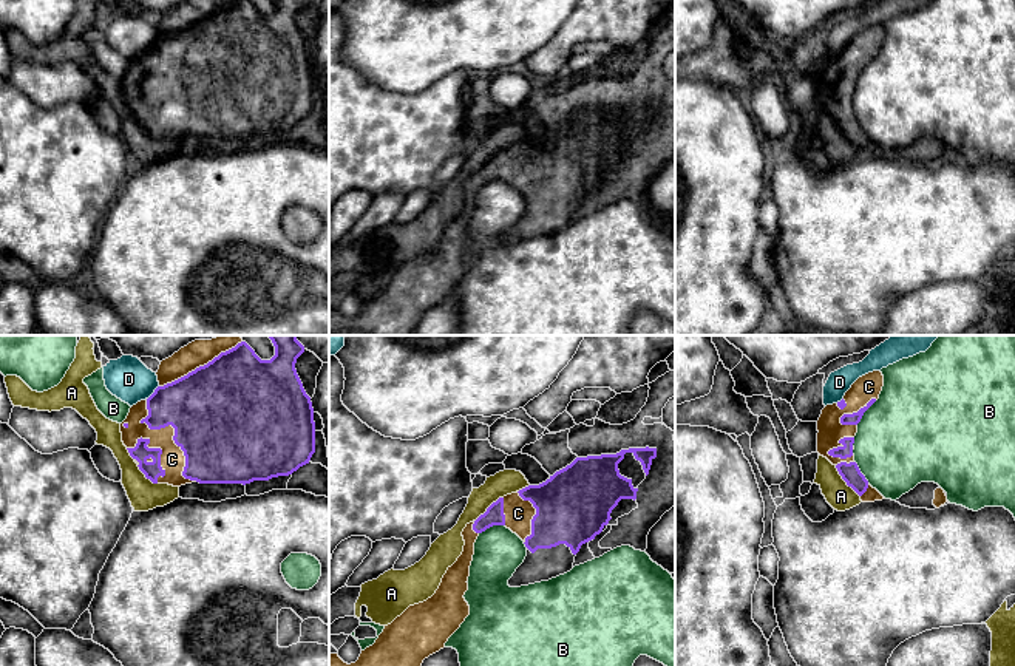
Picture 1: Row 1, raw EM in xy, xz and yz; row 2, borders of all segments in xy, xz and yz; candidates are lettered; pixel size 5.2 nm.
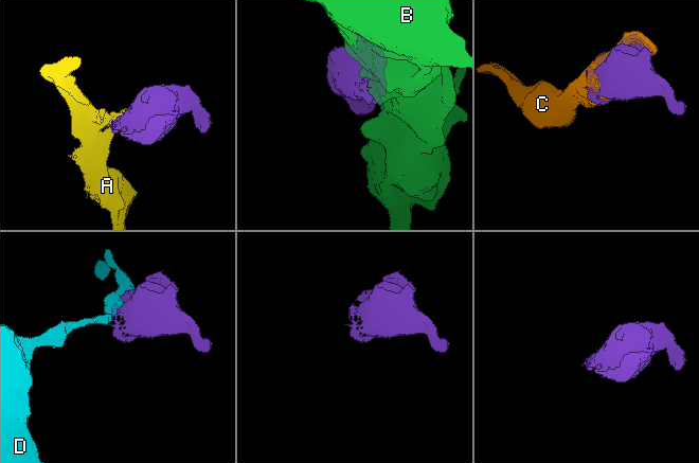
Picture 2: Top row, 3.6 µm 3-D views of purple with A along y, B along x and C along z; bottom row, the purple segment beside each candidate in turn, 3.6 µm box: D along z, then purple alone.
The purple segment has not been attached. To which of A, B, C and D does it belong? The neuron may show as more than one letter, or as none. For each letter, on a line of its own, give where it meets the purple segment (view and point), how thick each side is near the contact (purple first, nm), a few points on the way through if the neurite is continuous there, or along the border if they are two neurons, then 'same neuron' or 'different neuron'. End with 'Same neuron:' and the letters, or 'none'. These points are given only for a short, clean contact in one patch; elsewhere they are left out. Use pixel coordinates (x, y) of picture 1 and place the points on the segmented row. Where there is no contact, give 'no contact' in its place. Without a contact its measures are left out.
A: meets purple in yz at (844, 479); 100 nm thick on the purple side, 140 nm on the other; border along yz (835, 465), (841, 478), (859, 496); different neuron
B: meets purple in xz at (492, 526); 100 nm thick on the purple side, 260 nm on the other; different neuron
C: meets purple in xy at (175, 433); 500 nm thick on the purple side, 130 nm on the other; same neuron
D: meets purple in xy at (153, 393); 360 nm thick on the purple side, 220 nm on the other; different neuron
Same neuron: C

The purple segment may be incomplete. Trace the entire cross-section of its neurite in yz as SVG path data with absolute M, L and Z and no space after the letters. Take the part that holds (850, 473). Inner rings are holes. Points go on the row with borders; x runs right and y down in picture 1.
M881 371L859 377L837 403L827 405L817 420L817 453L827 457L862 502L885 499L873 488L854 462L853 443L864 413L879 399Z

